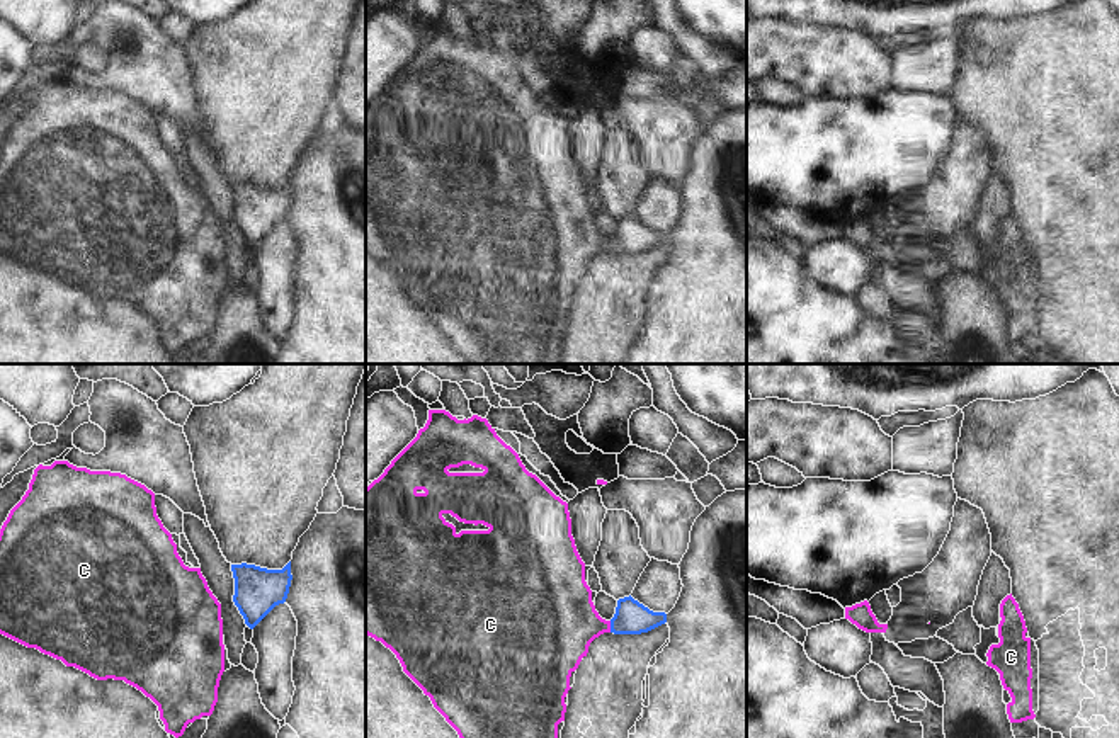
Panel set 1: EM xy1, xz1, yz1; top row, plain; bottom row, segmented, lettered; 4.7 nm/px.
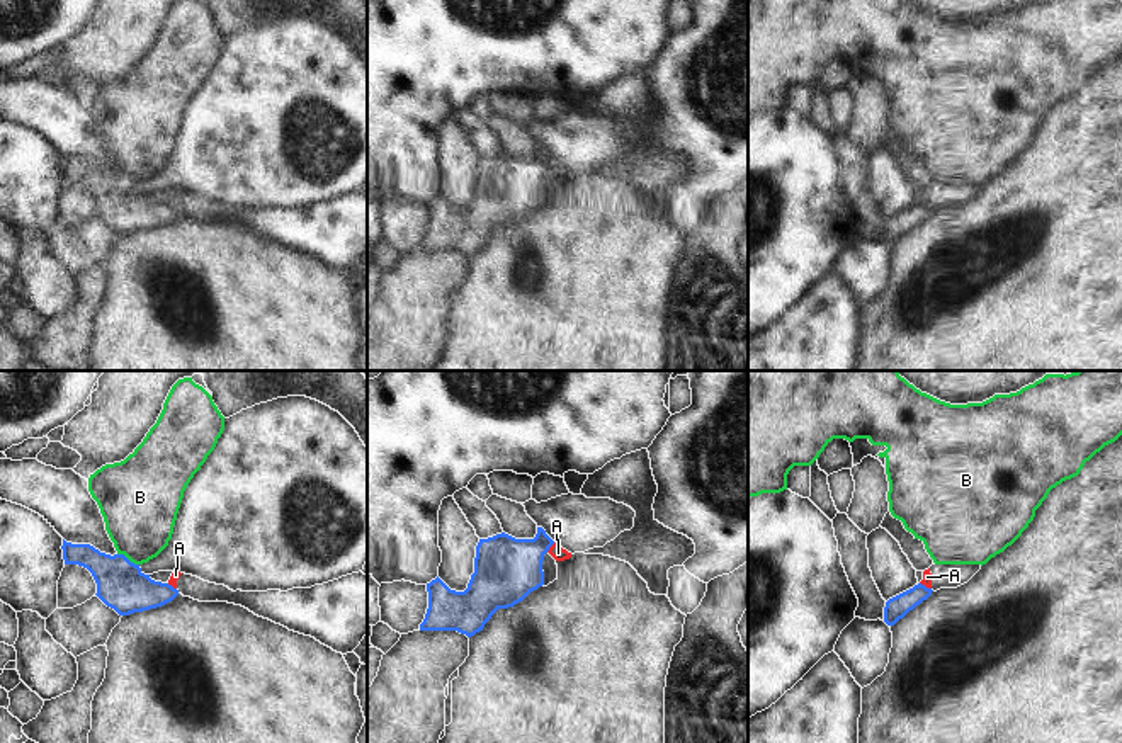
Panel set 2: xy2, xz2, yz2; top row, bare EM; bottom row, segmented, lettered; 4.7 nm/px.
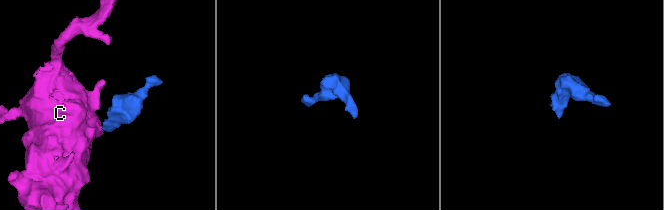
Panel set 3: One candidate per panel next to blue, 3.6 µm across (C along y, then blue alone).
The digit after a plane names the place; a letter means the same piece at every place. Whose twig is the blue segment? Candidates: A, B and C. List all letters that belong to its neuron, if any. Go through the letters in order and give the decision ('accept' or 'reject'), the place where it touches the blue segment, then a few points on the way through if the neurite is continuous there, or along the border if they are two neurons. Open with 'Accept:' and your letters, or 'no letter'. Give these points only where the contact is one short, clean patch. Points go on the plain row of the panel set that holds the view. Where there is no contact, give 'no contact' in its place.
Accept: C
A: reject | xz2 (549, 165) | along xz2 (555, 162), (546, 170)
B: reject | xy2 (126, 177)
C: accept | xz1 (611, 245) | across xz1 (631, 237), (611, 245), (558, 240)

